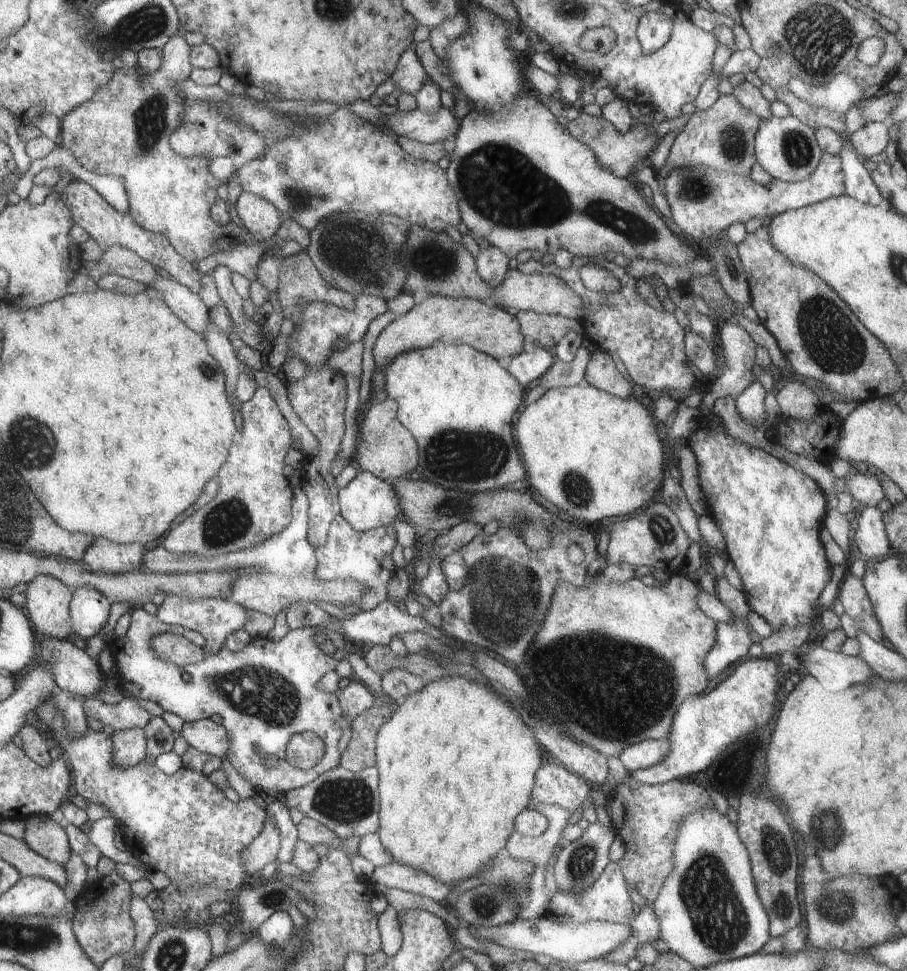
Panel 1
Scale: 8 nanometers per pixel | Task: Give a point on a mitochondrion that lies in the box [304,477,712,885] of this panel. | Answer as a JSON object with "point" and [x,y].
{"point":[611,690]}

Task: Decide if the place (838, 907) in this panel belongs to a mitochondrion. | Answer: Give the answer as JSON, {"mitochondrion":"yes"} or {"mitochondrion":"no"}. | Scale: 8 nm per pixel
{"mitochondrion":"yes"}

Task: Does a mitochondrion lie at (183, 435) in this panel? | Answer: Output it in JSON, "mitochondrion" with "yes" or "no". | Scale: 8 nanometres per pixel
{"mitochondrion":"no"}

